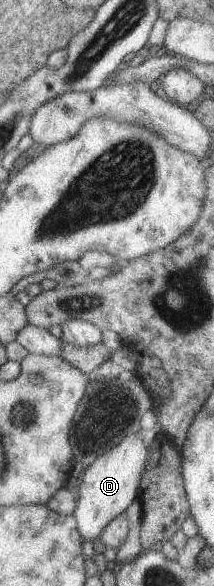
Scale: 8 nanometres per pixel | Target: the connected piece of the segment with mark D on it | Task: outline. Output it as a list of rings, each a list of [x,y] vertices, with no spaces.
[[[137,434],[127,435],[115,447],[93,460],[93,463],[81,473],[77,492],[77,507],[73,515],[83,539],[95,541],[103,528],[116,515],[125,512],[134,499],[139,497],[143,470],[150,456],[141,437]]]

